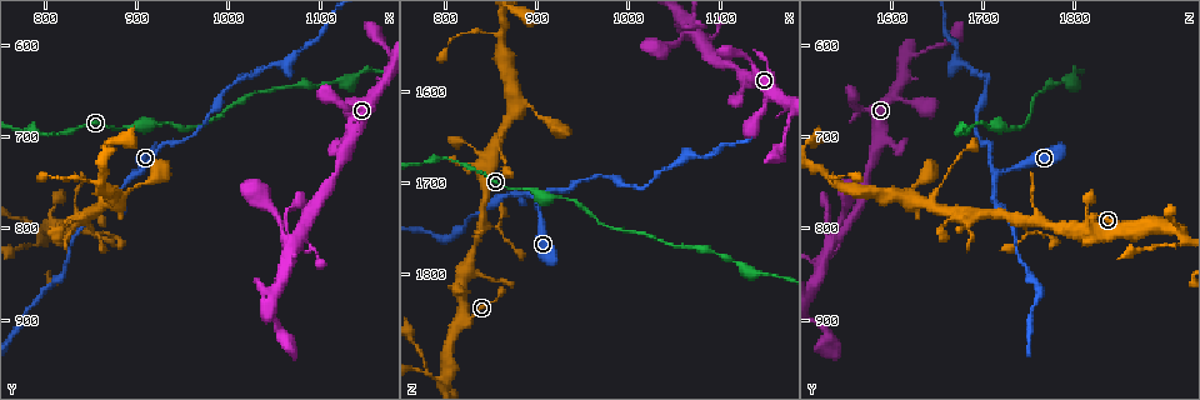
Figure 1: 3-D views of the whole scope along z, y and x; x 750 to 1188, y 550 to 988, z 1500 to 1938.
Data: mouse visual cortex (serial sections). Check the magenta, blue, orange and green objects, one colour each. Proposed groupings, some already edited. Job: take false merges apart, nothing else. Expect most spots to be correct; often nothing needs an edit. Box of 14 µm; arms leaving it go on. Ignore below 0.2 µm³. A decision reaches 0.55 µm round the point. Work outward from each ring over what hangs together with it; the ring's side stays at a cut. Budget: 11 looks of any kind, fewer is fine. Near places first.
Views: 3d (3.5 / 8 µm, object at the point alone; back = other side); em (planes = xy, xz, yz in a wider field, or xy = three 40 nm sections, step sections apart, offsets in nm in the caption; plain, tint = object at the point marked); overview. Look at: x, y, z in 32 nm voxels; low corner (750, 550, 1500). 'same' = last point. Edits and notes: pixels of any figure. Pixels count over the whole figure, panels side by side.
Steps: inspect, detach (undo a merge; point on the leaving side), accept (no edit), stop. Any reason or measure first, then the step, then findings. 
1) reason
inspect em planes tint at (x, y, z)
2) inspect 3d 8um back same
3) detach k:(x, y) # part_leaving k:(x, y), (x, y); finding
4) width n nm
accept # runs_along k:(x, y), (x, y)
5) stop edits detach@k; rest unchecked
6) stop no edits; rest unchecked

calibre changes
inspect 3d 3.5um at (1125, 635, 1790)

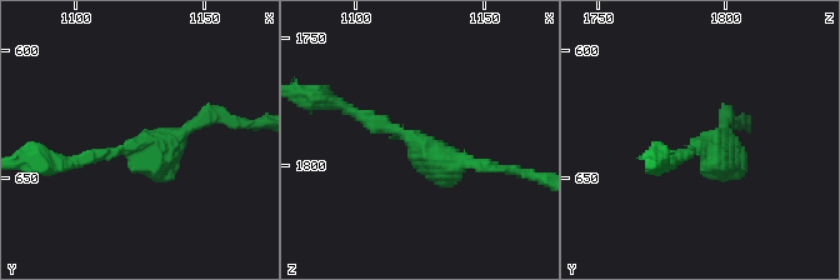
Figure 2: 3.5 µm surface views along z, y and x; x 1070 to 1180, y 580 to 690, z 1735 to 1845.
inspect em planes tint at (1124, 638, 1790)

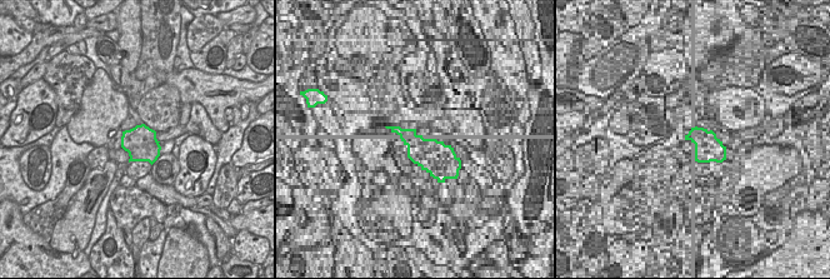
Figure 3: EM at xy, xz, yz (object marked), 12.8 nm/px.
arm_widths 150, 200 nm
accept # runs_along 2:(341, 106), (444, 164), (483, 164); all the same cell

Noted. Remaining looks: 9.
arms part here
inspect 3d 3.5um at (900, 740, 1720)

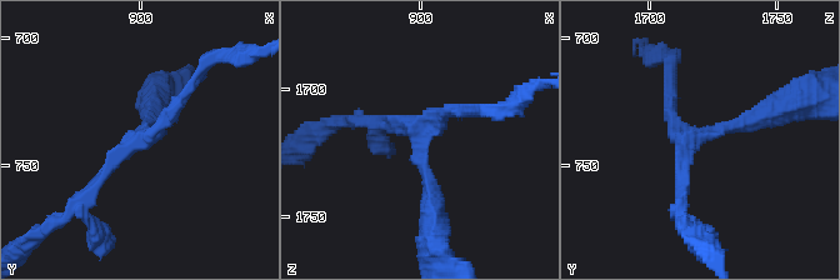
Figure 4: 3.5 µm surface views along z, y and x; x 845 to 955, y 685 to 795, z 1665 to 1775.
arms 3; arm_widths 150, 150, 250 nm
inspect em planes tint at (902, 740, 1719)

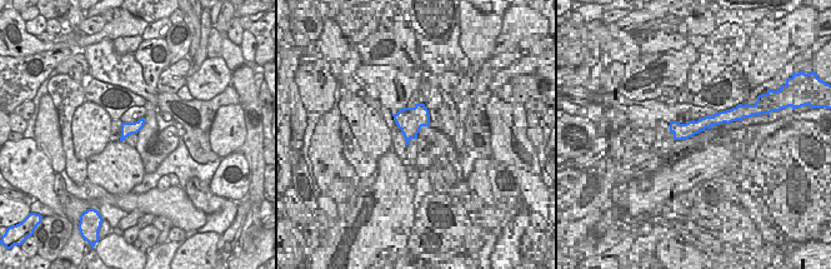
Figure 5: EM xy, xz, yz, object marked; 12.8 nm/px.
accept # runs_along 4:(433, 209), (418, 138), (471, 109); all the same cell

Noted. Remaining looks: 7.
narrows sharply
inspect 3d 3.5um at (780, 815, 1905)

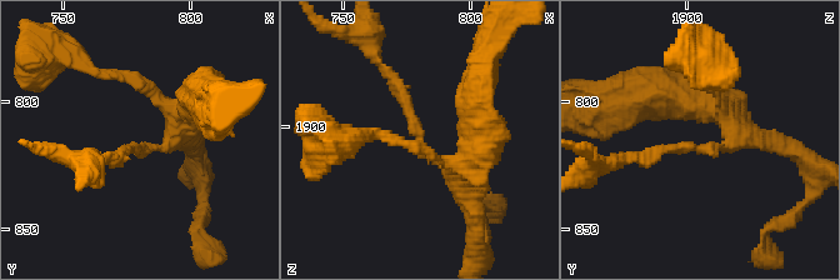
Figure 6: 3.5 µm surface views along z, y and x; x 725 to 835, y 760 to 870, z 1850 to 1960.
inspect em xy step 3 tint at (780, 817, 1904)

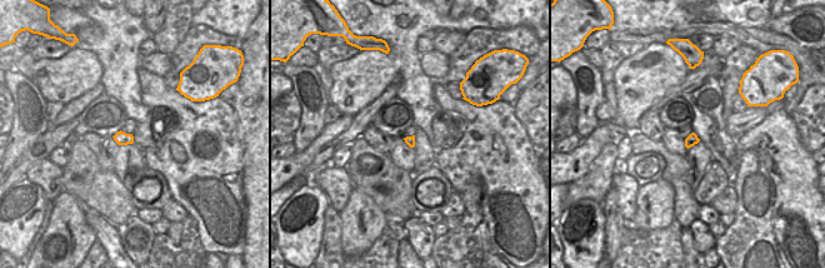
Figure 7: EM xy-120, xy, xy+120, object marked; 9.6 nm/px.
arm_widths 150, 300 nm
accept # runs_along 6:(471, 166), (421, 148), (386, 70); one cell here

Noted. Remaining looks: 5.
looks like a crossing
inspect 3d 3.5um at (1065, 815, 1535)

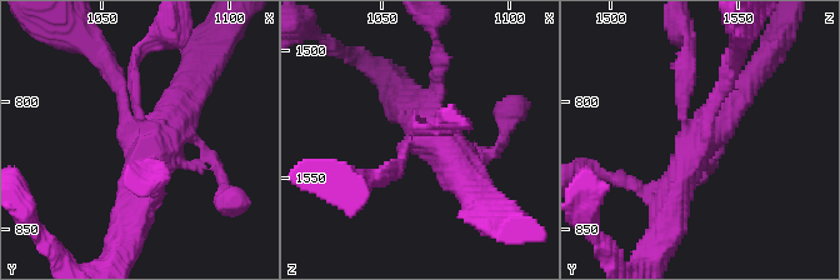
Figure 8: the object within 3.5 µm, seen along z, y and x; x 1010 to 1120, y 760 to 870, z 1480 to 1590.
inspect em xy step 2 tint at (1063, 811, 1538)

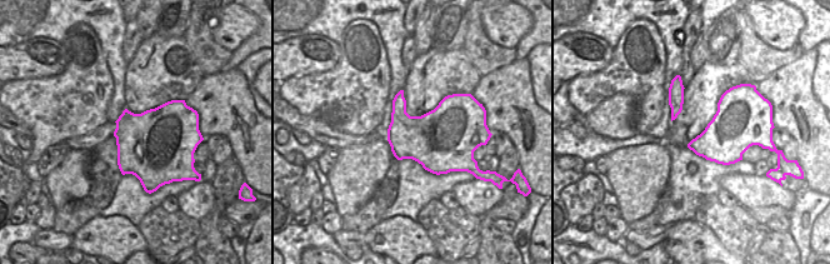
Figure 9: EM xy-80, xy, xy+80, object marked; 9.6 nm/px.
another direction
inspect em xy step 1 tint same

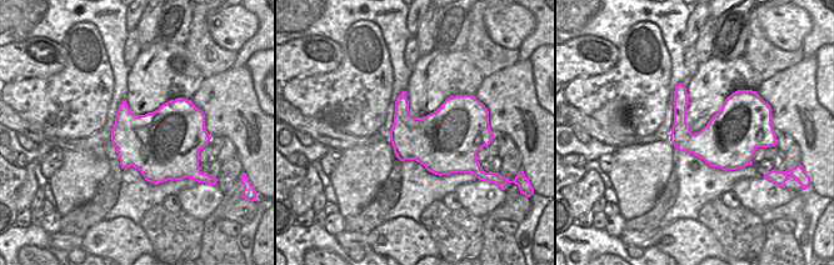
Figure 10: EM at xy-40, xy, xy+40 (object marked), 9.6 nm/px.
accept # runs_along 8:(749, 81), (695, 146), (673, 215); one cell here

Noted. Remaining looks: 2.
stop no edits; rest unchecked

